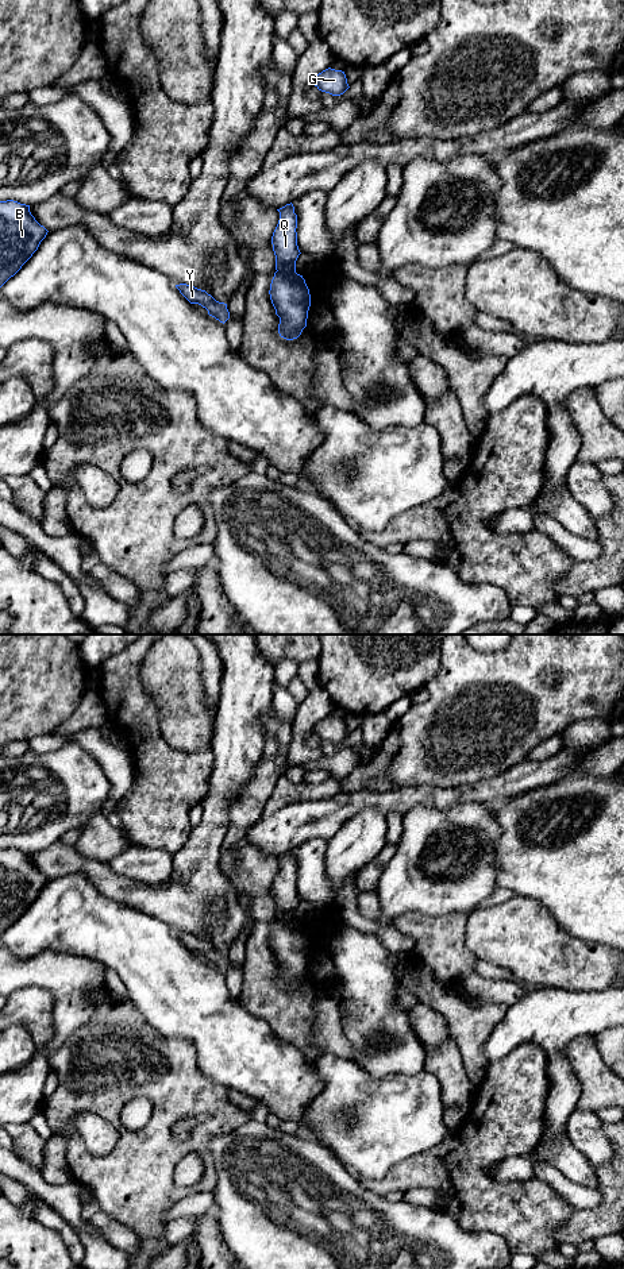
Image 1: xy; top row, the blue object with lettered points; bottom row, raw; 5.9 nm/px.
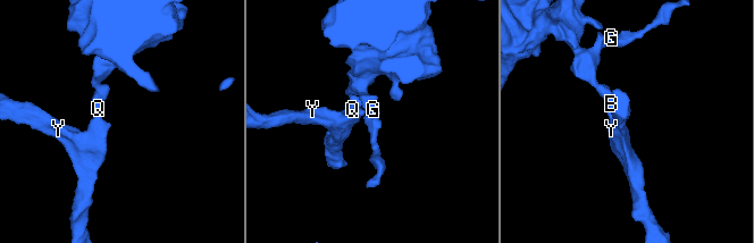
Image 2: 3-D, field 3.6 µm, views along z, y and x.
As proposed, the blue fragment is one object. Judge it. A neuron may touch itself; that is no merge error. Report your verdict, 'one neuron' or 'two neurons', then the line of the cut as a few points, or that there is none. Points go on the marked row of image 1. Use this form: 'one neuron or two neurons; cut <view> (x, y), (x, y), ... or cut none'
two neurons; cut xy (277, 270), (282, 273), (295, 272)

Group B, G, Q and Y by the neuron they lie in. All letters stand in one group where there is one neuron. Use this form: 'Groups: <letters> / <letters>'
Groups: B Y / G Q

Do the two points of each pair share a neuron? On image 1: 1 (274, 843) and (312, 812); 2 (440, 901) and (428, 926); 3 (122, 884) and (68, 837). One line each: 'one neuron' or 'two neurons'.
1: one neuron
2: two neurons
3: two neurons

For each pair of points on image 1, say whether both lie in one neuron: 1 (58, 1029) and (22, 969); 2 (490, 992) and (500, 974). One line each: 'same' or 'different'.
1: same
2: different

